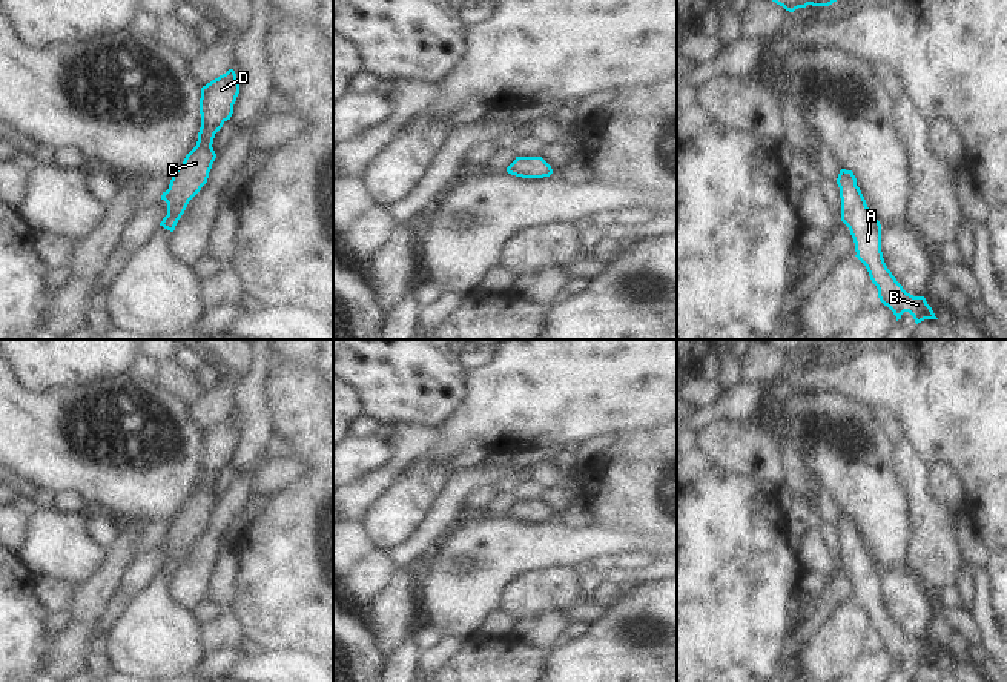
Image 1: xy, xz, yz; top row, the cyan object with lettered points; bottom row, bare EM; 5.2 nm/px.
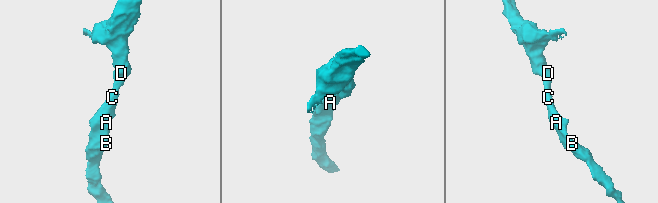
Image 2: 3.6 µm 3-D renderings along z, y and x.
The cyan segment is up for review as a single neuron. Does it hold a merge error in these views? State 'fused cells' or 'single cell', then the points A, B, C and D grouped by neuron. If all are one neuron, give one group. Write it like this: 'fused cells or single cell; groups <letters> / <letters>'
single cell; groups A B C D

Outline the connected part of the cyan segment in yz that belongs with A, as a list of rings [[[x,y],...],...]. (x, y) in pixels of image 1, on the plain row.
[[[841,513],[837,528],[841,542],[841,565],[850,574],[855,601],[866,610],[878,633],[880,645],[893,656],[896,665],[904,656],[909,656],[916,668],[924,664],[938,664],[926,642],[907,637],[887,613],[881,596],[881,568],[867,551],[853,516]]]

